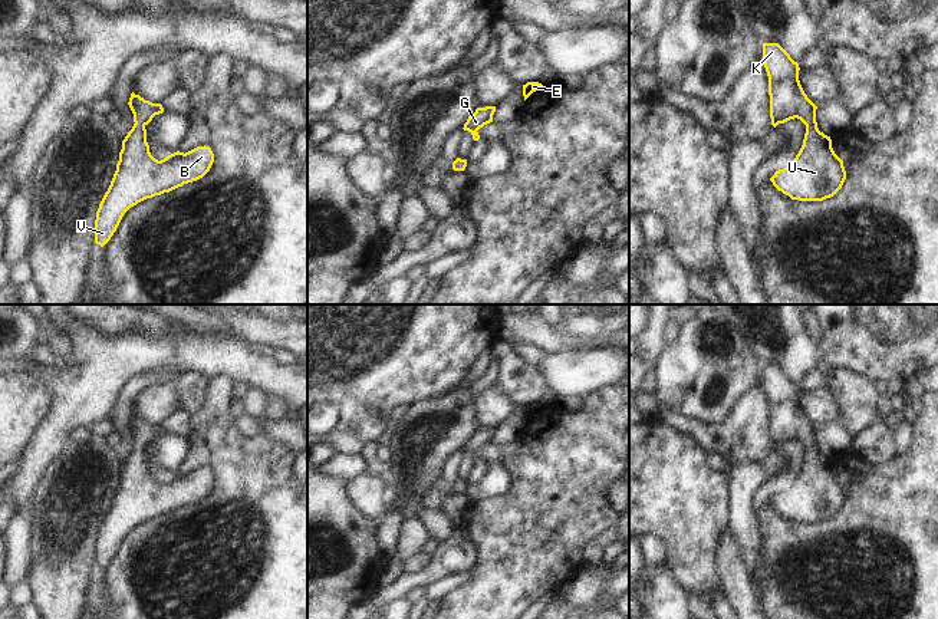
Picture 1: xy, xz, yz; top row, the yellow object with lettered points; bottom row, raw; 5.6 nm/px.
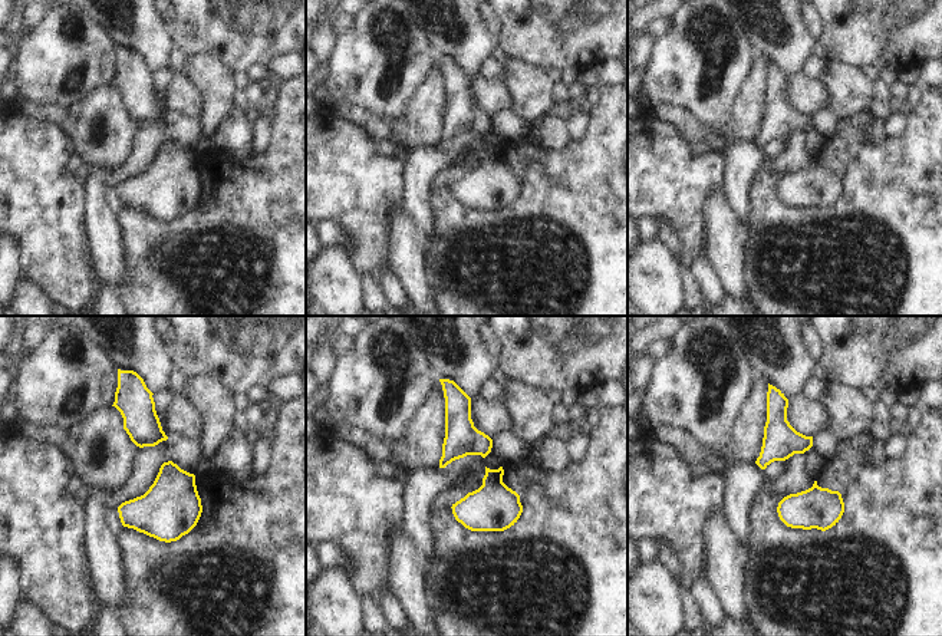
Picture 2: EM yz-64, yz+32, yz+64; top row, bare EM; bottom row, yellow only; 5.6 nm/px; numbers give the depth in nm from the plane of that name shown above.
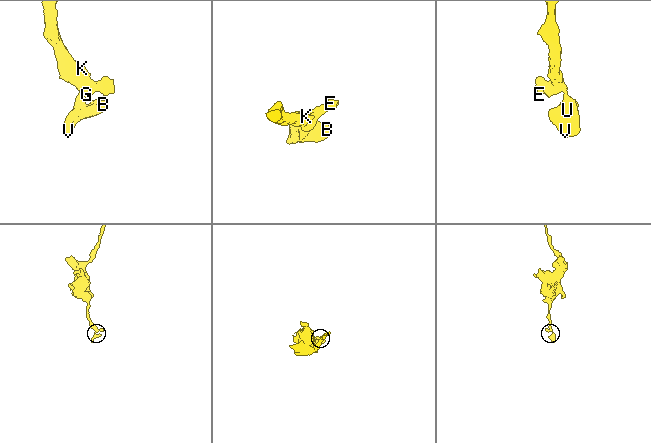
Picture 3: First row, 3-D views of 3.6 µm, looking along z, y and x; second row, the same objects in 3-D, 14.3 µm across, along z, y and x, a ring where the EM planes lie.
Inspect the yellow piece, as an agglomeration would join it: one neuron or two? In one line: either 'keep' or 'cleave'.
keep

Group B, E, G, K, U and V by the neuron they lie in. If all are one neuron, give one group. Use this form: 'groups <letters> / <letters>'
groups B E G K U V

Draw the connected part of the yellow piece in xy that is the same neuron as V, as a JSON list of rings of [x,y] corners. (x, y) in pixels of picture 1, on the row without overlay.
[[[134,414],[128,427],[135,445],[122,462],[116,493],[96,533],[95,564],[101,569],[111,562],[131,529],[203,500],[214,484],[214,475],[205,467],[155,481],[149,474],[145,448],[164,429]]]

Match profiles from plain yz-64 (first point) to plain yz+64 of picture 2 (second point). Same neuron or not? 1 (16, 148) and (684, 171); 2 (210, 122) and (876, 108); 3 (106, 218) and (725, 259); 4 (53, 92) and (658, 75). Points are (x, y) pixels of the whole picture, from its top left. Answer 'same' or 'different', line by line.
1: same
2: different
3: different
4: same

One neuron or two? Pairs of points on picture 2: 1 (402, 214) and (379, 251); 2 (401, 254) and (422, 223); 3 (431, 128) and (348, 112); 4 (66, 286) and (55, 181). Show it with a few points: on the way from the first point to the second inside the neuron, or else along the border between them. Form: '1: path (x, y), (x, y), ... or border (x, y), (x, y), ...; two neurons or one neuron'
1: border (404, 203), (391, 214), (389, 257); two neurons
2: border (404, 204), (415, 226), (427, 237), (425, 249); two neurons
3: path (411, 128), (376, 128), (368, 121); one neuron
4: path (59, 260), (55, 254), (55, 207); one neuron

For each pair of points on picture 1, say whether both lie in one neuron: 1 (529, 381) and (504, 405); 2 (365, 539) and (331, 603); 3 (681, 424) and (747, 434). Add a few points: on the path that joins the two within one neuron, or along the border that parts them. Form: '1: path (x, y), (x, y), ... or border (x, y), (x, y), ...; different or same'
1: border (496, 381), (517, 404); different
2: path (356, 555), (355, 563), (331, 588); same
3: path (697, 431), (731, 434); same

